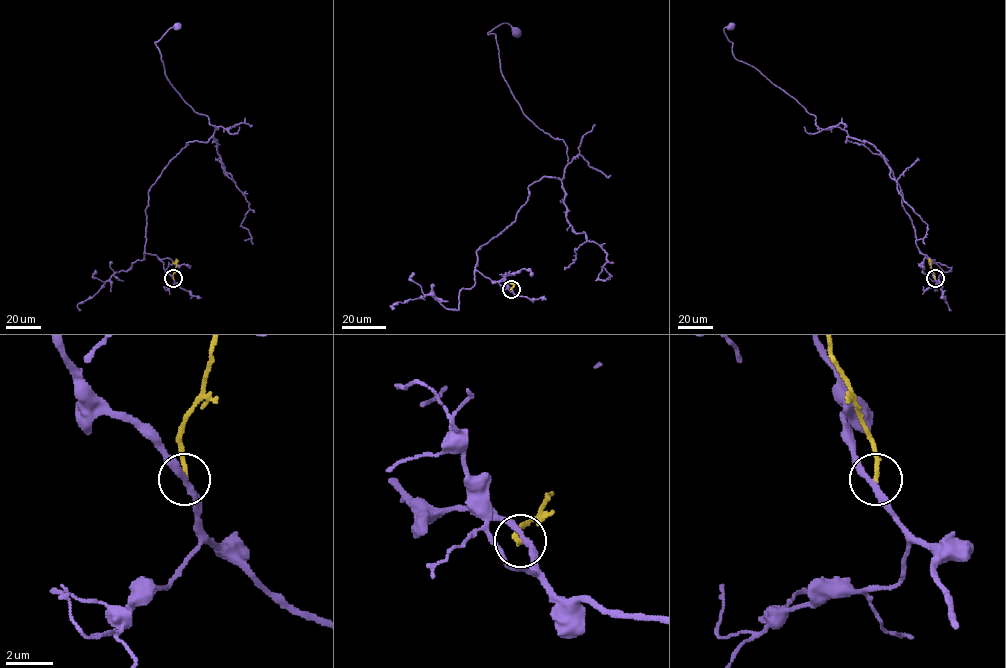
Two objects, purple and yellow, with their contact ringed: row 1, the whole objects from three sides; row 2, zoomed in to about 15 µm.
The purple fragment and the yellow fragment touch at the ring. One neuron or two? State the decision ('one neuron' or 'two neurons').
two neurons

